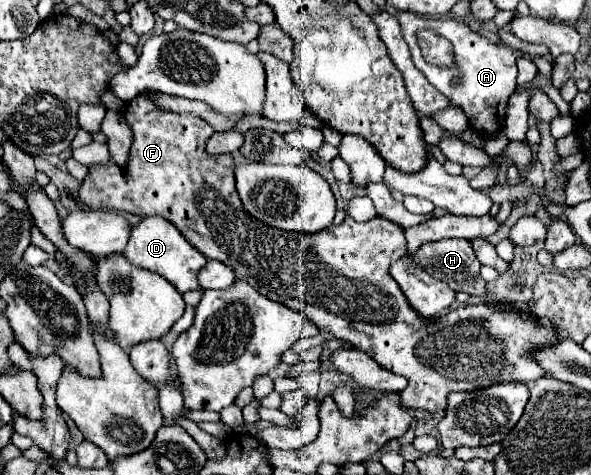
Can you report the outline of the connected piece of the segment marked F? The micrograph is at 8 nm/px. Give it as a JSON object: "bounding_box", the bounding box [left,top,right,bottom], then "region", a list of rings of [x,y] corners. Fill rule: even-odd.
{"bounding_box":[80,94,560,414],"region":[[[140,94],[128,102],[120,114],[132,130],[128,162],[122,168],[110,158],[104,164],[90,166],[90,174],[80,188],[82,202],[92,208],[160,216],[172,222],[206,258],[220,260],[232,268],[240,280],[248,280],[260,294],[300,312],[304,318],[316,322],[322,332],[330,332],[334,338],[364,350],[390,372],[406,376],[408,386],[400,392],[406,408],[420,408],[434,414],[446,410],[450,392],[472,392],[496,382],[532,382],[548,374],[534,358],[534,350],[556,346],[560,334],[552,322],[542,322],[528,310],[496,310],[488,304],[478,304],[452,310],[446,316],[446,324],[438,318],[420,320],[420,316],[408,308],[404,294],[400,294],[398,284],[388,274],[390,264],[406,254],[404,232],[394,222],[380,216],[368,222],[356,222],[352,216],[346,216],[340,226],[330,226],[316,234],[278,232],[244,212],[234,186],[232,156],[210,156],[206,152],[206,140],[214,134],[214,128],[200,120],[200,116],[162,110],[148,94]]]}

